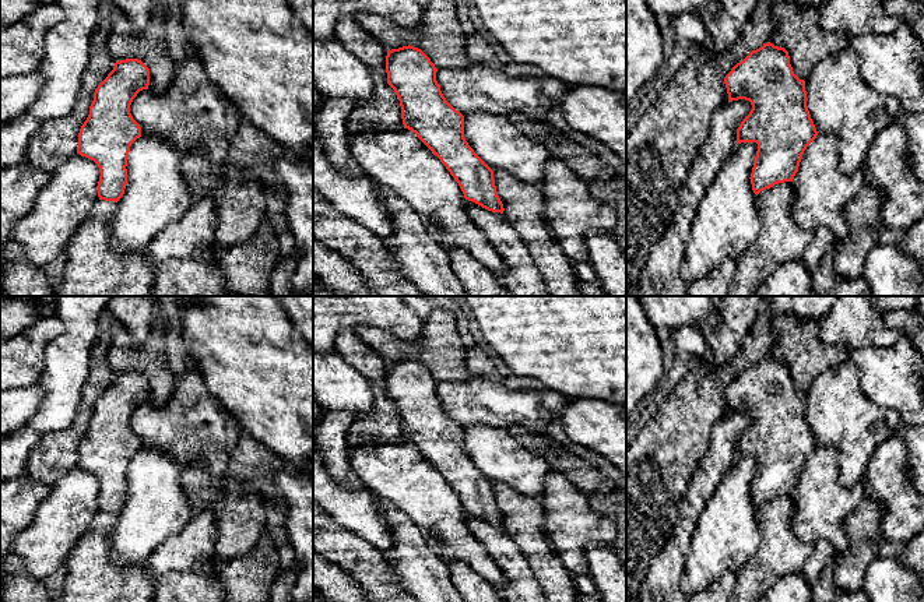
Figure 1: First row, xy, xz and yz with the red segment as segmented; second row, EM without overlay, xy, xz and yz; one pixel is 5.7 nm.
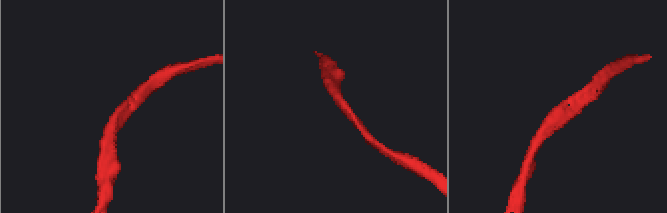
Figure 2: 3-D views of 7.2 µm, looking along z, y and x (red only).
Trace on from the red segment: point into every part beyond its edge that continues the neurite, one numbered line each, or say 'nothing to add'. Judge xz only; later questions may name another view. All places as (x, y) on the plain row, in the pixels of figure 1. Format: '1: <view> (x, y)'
nothing to add

